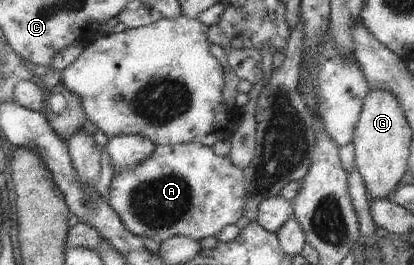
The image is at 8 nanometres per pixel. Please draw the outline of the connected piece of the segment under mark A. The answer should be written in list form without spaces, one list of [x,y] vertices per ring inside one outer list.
[[[204,144],[158,145],[156,152],[142,164],[128,170],[113,170],[109,188],[109,204],[121,217],[122,224],[138,238],[151,238],[164,243],[178,236],[188,236],[196,242],[215,237],[230,224],[236,224],[246,210],[246,182],[244,172],[228,156],[220,157]]]

